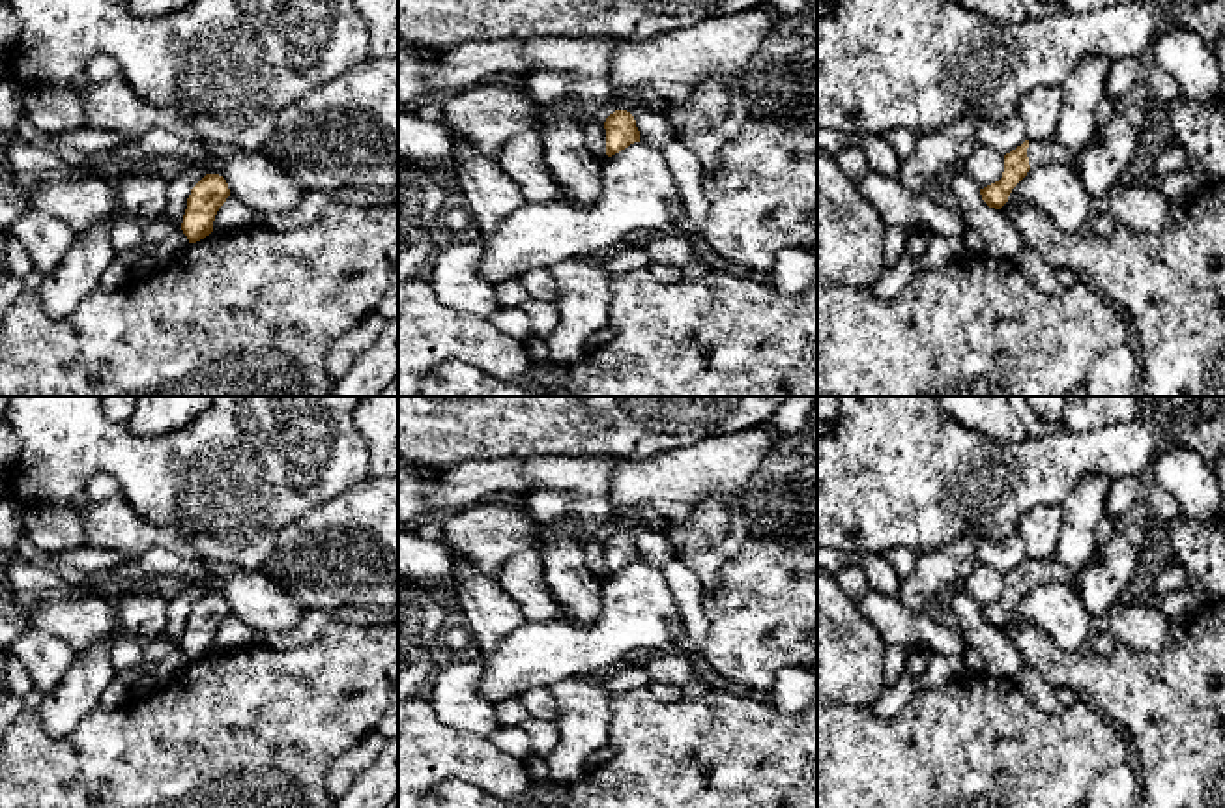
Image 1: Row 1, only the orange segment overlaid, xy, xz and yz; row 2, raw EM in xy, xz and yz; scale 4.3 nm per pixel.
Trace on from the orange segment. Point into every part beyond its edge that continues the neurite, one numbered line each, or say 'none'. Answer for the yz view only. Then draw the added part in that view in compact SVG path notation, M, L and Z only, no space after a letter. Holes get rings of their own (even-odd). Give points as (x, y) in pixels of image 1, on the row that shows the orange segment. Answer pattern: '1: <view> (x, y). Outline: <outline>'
1: yz (1038, 154). Outline: M1029 140L1027 157L1030 168L1044 165L1068 165L1077 170L1081 152L1068 152L1055 142Z

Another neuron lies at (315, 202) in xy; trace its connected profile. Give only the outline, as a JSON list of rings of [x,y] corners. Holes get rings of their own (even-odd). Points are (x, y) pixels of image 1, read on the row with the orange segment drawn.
[[[316,189],[310,191],[295,209],[267,215],[262,221],[275,230],[286,232],[316,223],[329,204],[331,204],[331,193]]]

